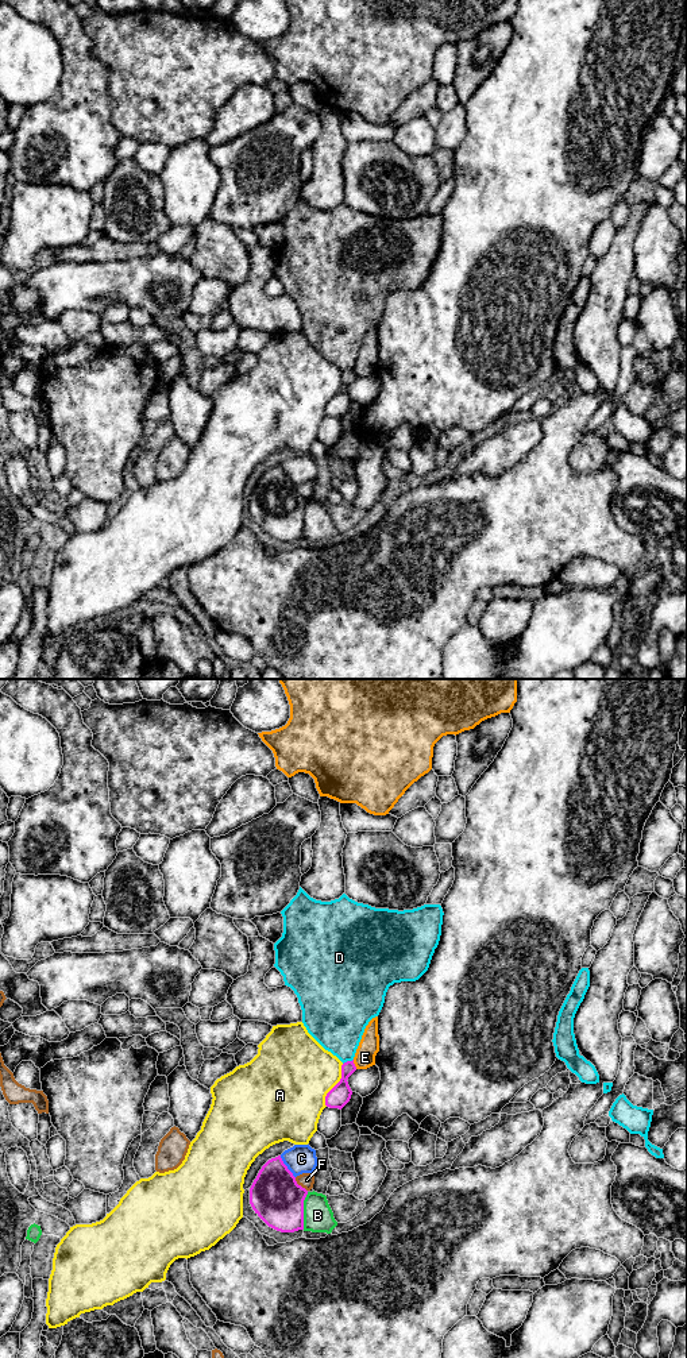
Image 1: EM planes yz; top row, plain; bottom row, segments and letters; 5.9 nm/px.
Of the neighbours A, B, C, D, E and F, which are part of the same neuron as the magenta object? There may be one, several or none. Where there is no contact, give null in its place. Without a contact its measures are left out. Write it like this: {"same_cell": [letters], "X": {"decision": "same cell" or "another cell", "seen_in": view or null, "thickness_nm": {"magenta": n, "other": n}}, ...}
{"same_cell": [], "A": {"decision": "another cell", "seen_in": "yz", "thickness_nm": {"magenta": 120, "other": 440}}, "B": {"decision": "another cell", "seen_in": "yz", "thickness_nm": {"magenta": 300, "other": 180}}, "C": {"decision": "another cell", "seen_in": "yz", "thickness_nm": {"magenta": 300, "other": 180}}, "D": {"decision": "another cell", "seen_in": "yz", "thickness_nm": {"magenta": 120, "other": 340}}, "E": {"decision": "another cell", "seen_in": "yz", "thickness_nm": {"magenta": 120, "other": 130}}, "F": {"decision": "another cell", "seen_in": "yz", "thickness_nm": {"magenta": 300, "other": 90}}}

